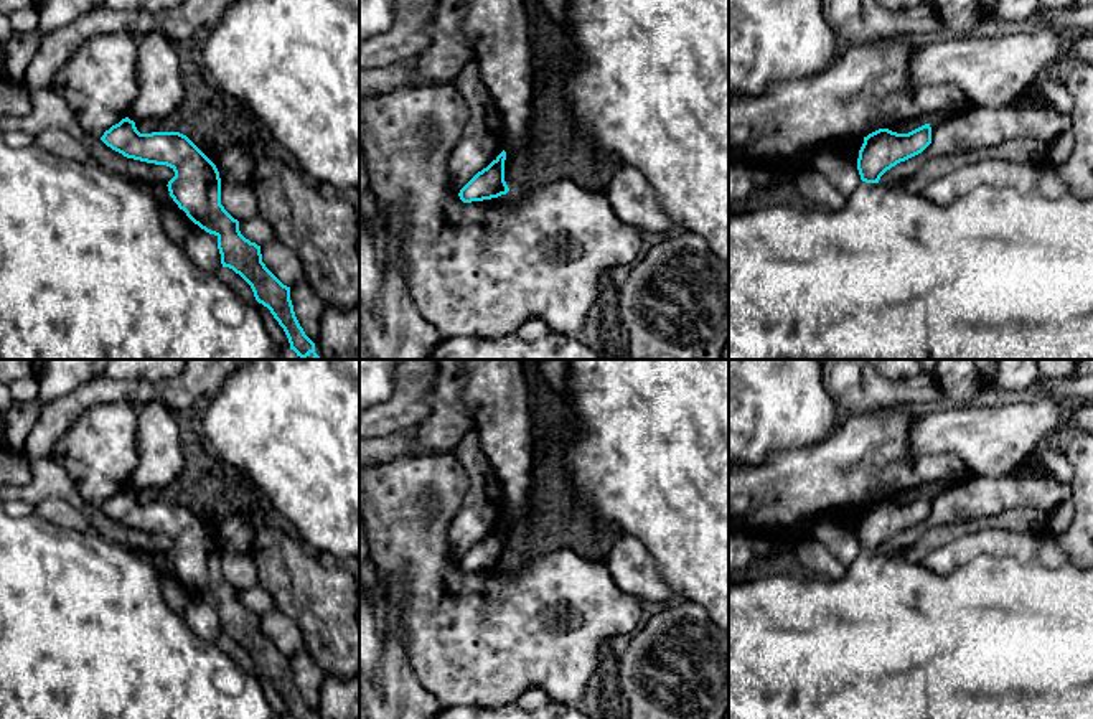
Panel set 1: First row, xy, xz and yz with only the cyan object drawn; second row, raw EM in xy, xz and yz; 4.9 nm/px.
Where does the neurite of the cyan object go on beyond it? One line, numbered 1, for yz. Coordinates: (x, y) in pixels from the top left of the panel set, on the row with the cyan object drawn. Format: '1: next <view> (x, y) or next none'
1: next none

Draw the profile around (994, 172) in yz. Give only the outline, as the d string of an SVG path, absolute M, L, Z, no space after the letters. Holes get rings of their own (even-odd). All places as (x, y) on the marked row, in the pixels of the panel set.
M979 158L953 173L935 180L923 195L936 206L950 206L978 186L1014 186L1020 193L1034 193L1039 186L1035 167L1025 167L1004 158Z

